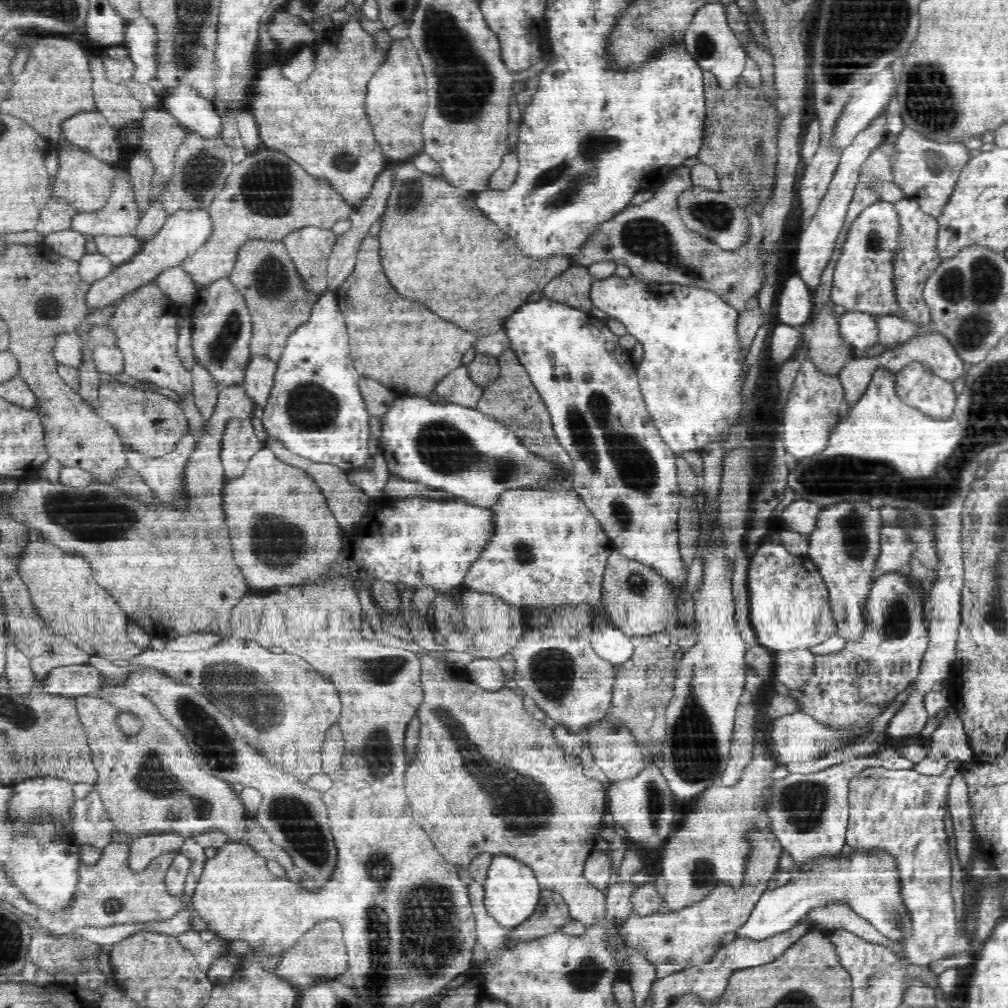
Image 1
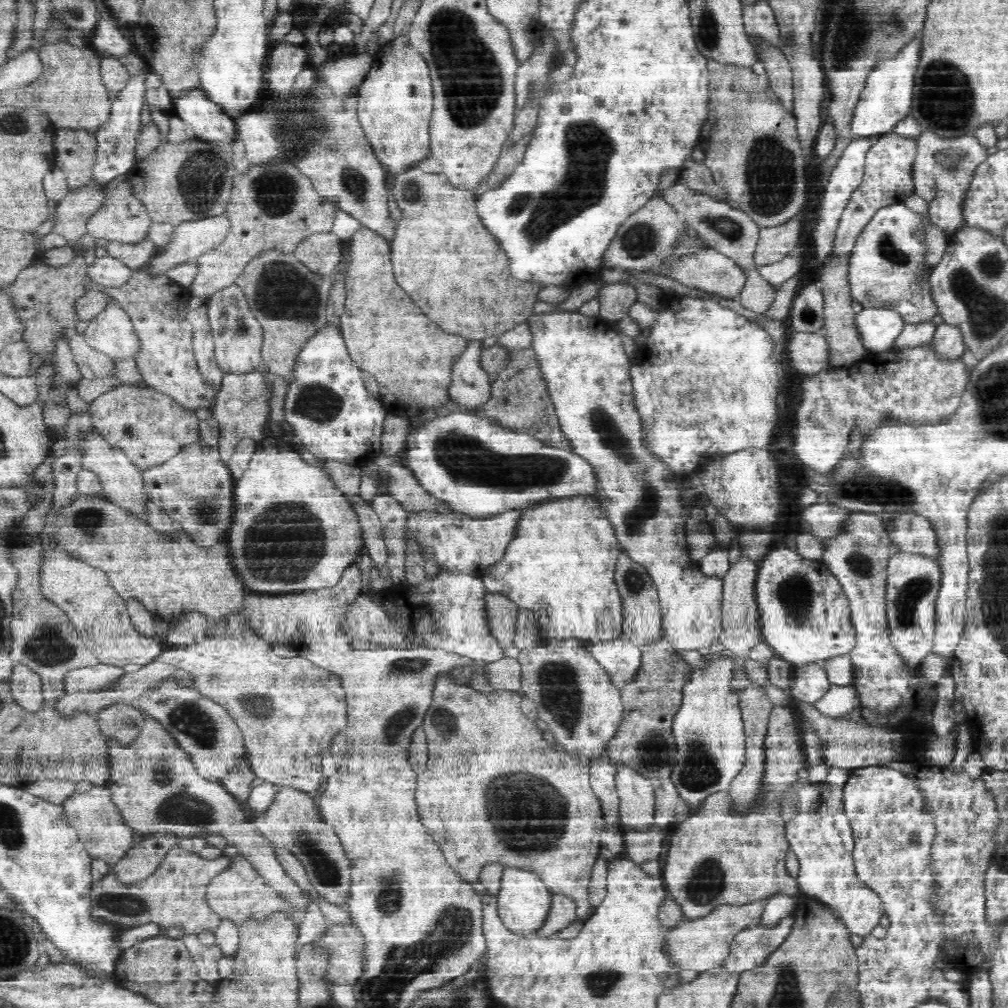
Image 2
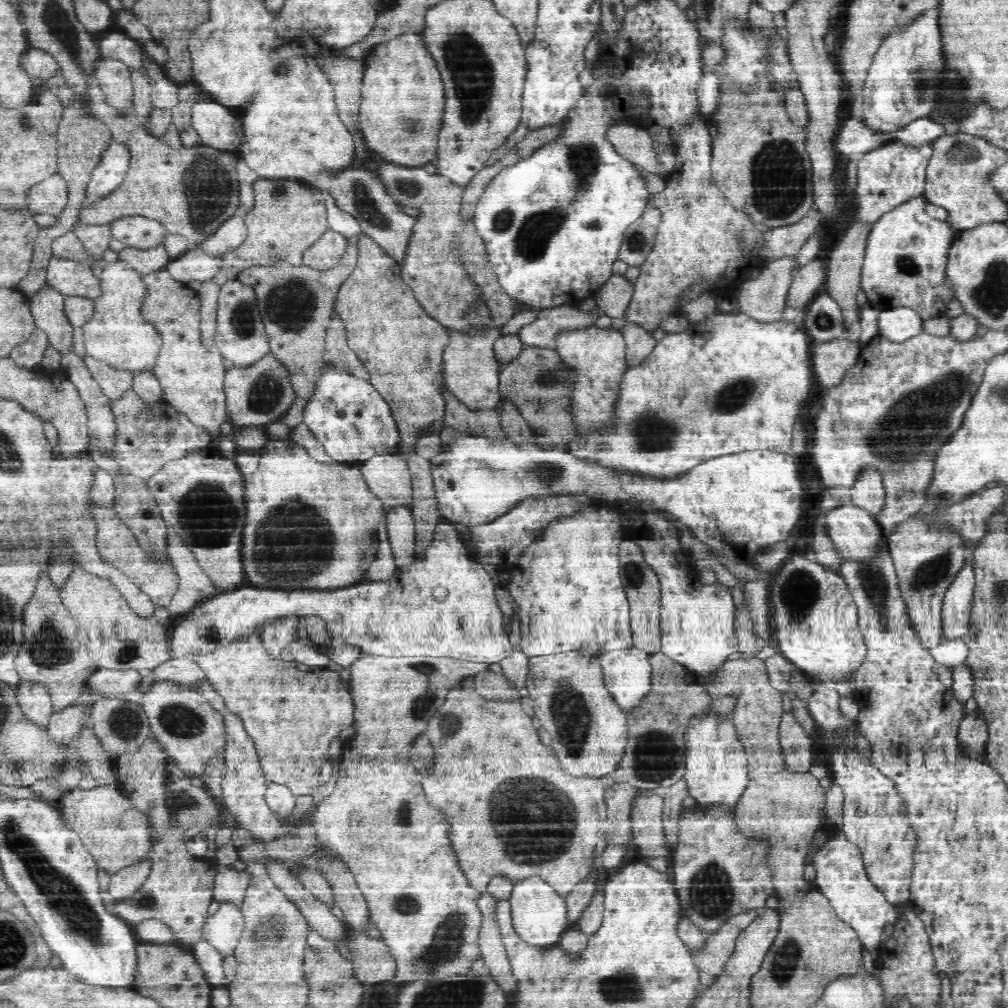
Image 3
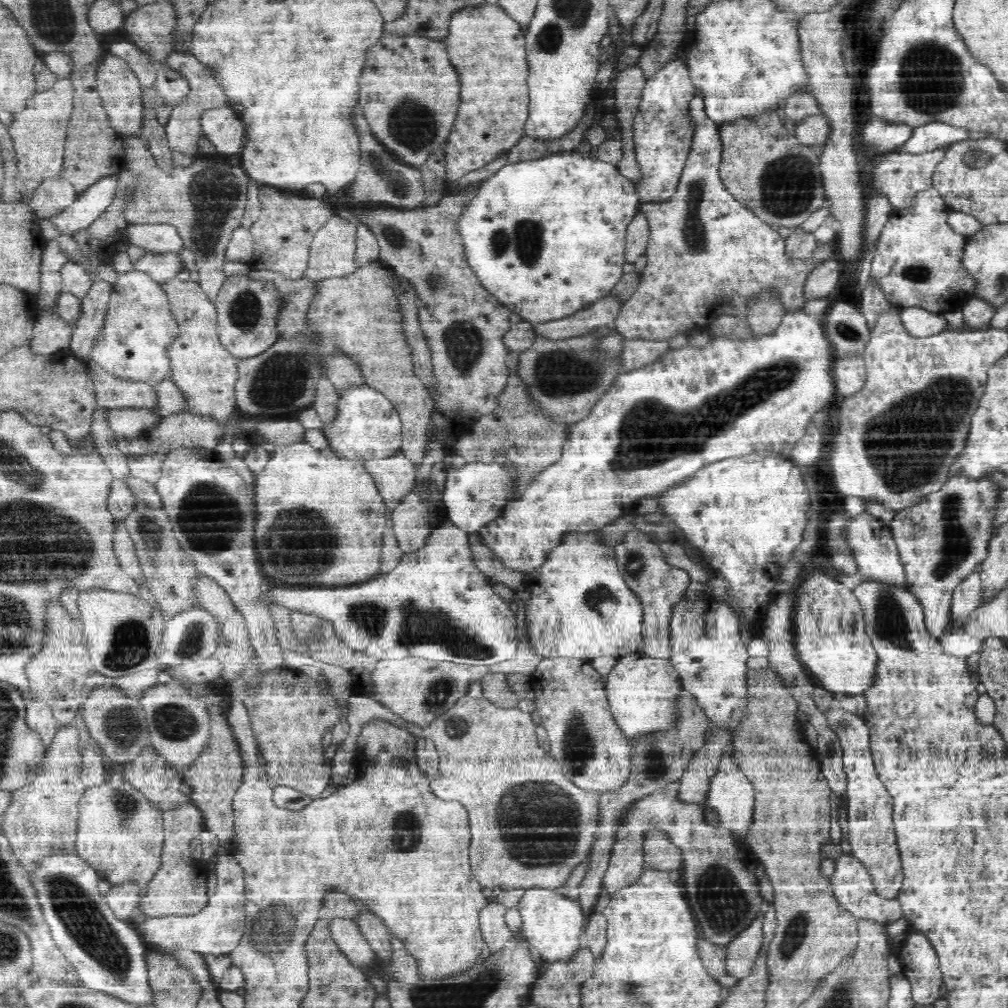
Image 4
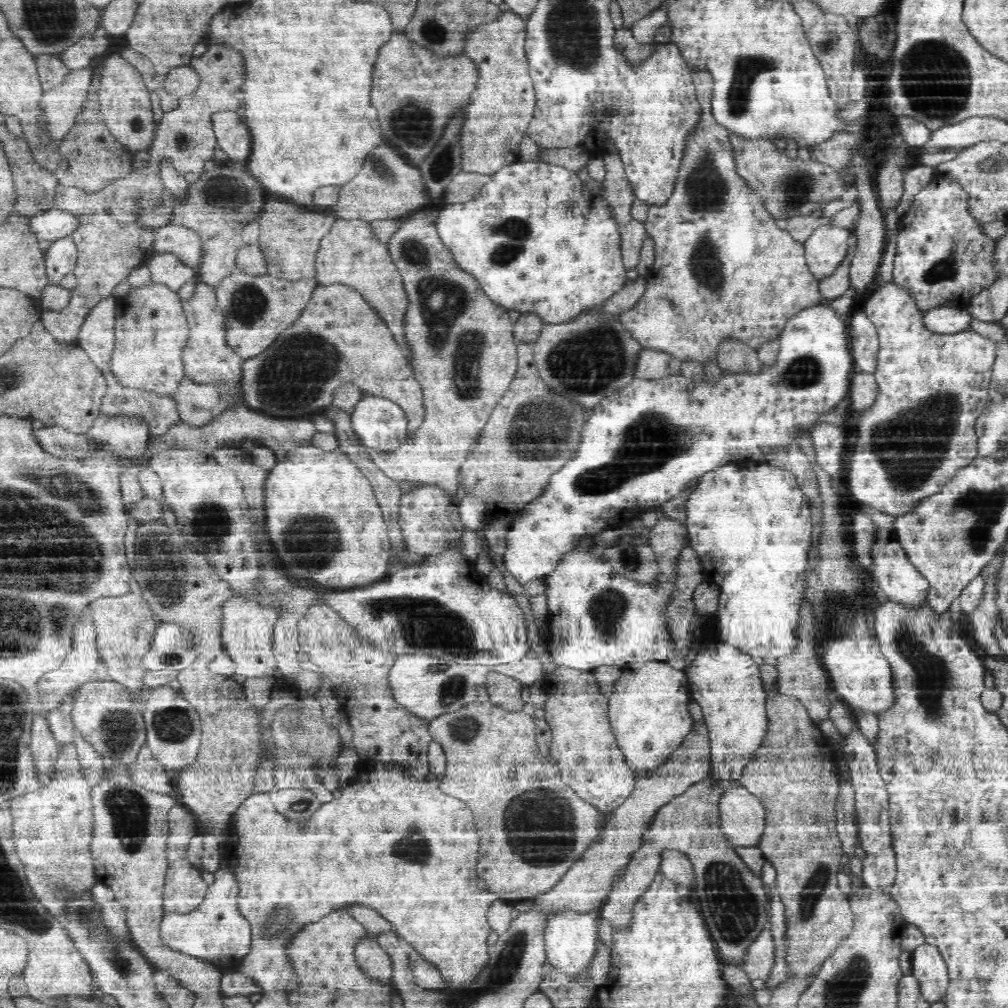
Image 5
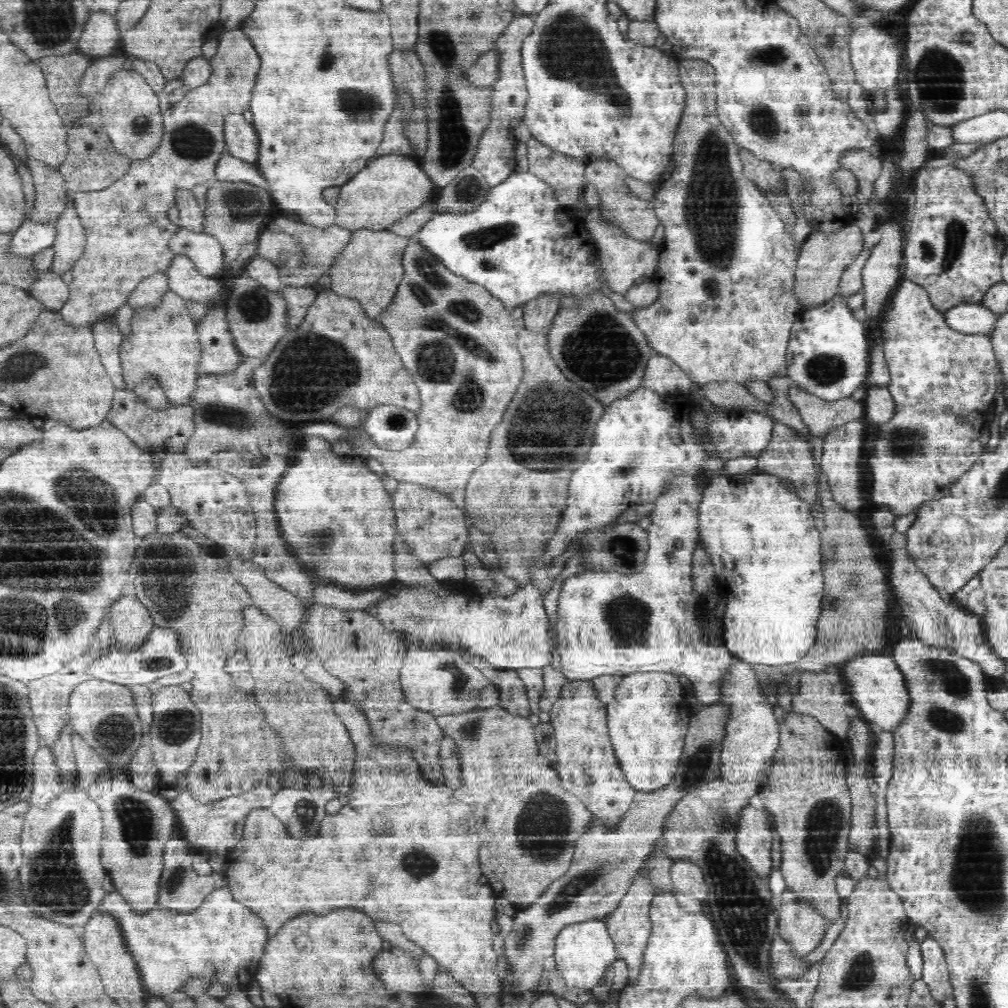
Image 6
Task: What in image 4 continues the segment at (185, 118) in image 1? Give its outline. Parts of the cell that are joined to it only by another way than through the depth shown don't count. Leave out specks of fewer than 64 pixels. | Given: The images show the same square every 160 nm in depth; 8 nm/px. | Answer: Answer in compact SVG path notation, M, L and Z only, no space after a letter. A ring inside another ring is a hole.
M210 109L202 115L201 123L208 141L219 153L242 154L247 142L246 127L239 113L232 109Z

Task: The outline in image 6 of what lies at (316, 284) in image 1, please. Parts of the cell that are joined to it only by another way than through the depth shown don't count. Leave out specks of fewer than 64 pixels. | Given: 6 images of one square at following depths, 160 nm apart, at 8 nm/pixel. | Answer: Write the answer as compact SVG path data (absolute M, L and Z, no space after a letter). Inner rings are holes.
M369 230L353 231L352 242L344 249L342 256L331 266L331 290L341 297L360 303L366 316L376 318L376 314L388 306L392 296L397 292L405 268L403 256L411 243L410 237L385 230L372 232Z

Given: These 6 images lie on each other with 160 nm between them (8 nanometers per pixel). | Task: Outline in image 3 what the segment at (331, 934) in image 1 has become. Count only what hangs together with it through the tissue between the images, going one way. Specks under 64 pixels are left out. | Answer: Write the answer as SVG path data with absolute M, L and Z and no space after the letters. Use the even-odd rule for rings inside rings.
M353 933L347 948L355 967L355 978L363 983L388 983L398 974L394 953L383 940Z

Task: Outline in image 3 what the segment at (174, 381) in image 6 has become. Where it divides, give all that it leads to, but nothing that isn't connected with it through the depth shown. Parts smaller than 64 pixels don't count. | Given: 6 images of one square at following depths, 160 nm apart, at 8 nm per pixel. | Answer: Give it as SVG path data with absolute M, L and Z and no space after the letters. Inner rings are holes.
M126 261L109 263L102 270L101 294L94 301L92 318L81 328L87 354L116 370L152 373L163 347L163 333L147 318L146 300L149 296L144 276Z

